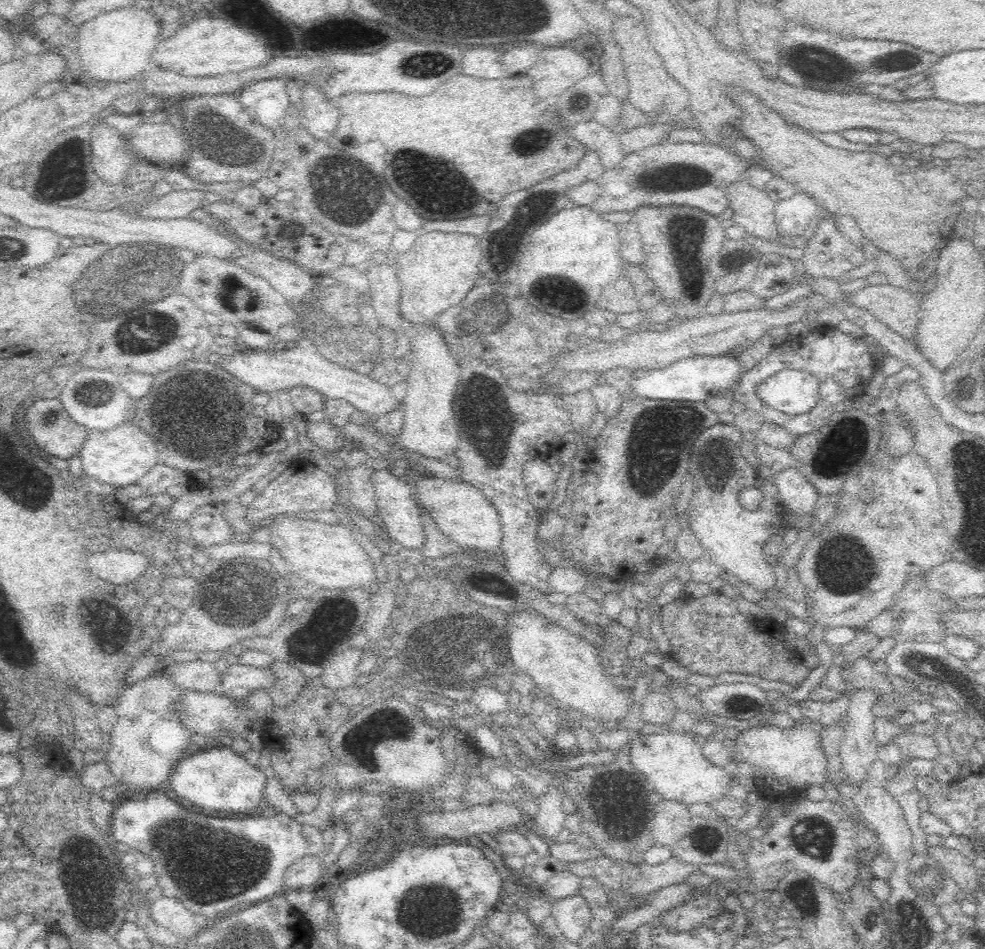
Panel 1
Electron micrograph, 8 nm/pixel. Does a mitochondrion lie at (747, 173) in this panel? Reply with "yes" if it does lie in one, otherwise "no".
no

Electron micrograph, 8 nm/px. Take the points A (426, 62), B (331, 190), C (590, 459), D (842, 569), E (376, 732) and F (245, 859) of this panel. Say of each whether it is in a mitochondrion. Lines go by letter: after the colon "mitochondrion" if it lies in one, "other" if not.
A: mitochondrion
B: mitochondrion
C: other
D: mitochondrion
E: mitochondrion
F: mitochondrion

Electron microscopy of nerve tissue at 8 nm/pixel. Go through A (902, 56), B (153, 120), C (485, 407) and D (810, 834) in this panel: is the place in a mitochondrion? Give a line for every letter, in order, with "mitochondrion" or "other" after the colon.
A: mitochondrion
B: other
C: mitochondrion
D: mitochondrion

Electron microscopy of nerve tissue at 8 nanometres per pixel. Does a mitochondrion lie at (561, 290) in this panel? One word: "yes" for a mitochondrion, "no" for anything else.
yes

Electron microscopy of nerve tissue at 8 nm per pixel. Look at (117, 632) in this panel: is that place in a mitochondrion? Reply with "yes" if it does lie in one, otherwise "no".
no

